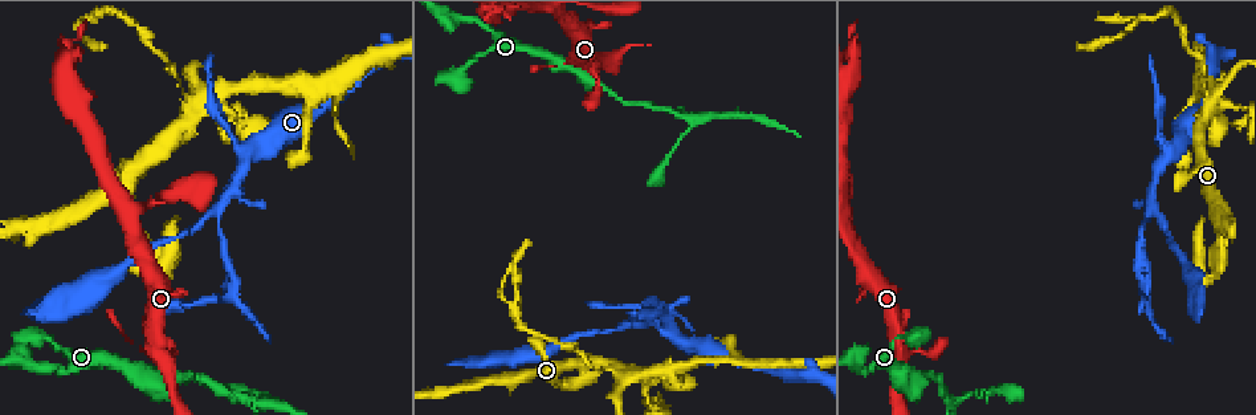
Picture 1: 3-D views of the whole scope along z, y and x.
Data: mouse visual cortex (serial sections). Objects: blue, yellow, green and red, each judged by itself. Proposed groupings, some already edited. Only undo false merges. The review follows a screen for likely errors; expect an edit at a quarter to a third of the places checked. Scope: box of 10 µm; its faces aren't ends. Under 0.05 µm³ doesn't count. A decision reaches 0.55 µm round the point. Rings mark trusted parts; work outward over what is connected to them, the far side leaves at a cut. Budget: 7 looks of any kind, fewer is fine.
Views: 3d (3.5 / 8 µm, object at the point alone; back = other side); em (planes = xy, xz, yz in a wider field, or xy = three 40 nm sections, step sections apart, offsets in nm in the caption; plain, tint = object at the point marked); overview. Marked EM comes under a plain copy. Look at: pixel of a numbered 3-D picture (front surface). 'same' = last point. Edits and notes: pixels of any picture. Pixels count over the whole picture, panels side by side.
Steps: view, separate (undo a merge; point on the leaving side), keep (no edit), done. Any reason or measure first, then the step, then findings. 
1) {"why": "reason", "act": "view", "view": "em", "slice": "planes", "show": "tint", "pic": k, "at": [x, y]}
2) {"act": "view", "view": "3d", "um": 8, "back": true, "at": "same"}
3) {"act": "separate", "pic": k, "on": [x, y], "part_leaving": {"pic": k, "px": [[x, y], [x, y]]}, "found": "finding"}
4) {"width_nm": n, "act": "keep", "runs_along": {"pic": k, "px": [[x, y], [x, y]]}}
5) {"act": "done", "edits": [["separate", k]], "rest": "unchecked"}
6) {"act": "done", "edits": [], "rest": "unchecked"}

{"why": "a narrow waist", "act": "view", "view": "3d", "um": 3.5, "pic": 1, "at": [1217, 277]}

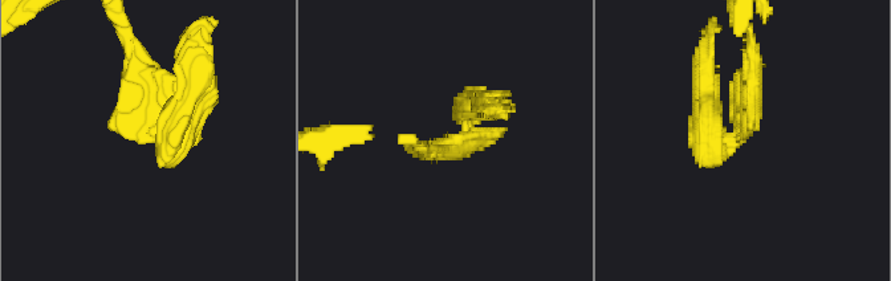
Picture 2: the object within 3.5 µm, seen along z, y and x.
{"arm_widths_nm": [300, 300], "act": "view", "view": "em", "slice": "xy", "step": 5, "show": "tint", "pic": 2, "at": [171, 136]}

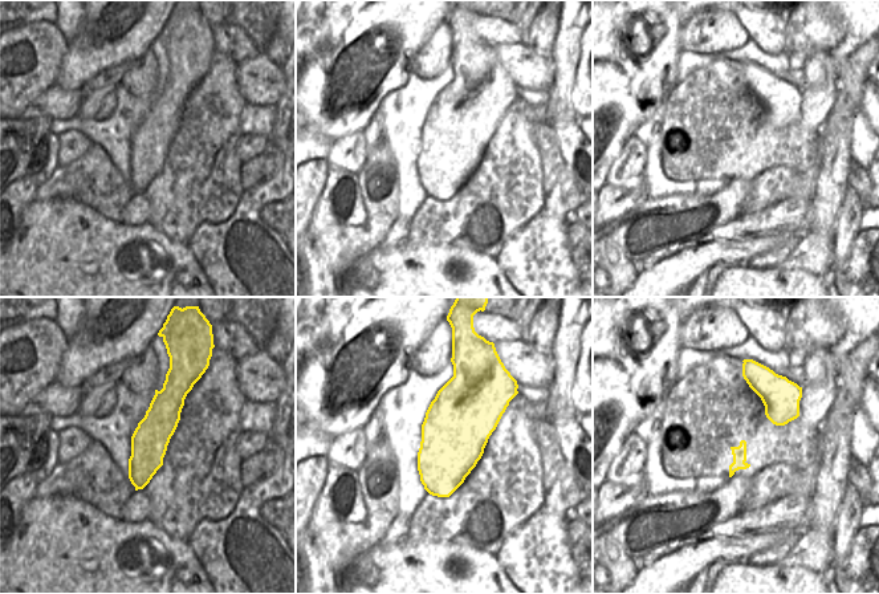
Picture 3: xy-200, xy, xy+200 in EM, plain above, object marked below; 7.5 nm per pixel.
{"act": "keep", "runs_along": {"pic": 2, "px": [[431, 149], [468, 146], [492, 101]]}, "found": "continuous, no second cell"}

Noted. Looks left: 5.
{"why": "sharp bend", "act": "view", "view": "3d", "um": 8, "pic": 1, "at": [264, 395]}

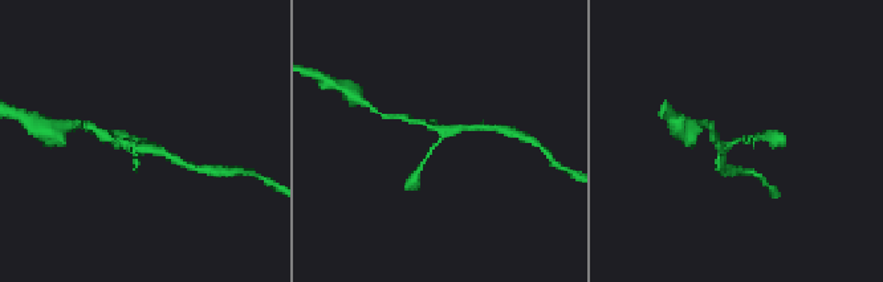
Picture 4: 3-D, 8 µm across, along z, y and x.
{"act": "view", "view": "em", "slice": "xy", "step": 1, "show": "tint", "at": "same"}

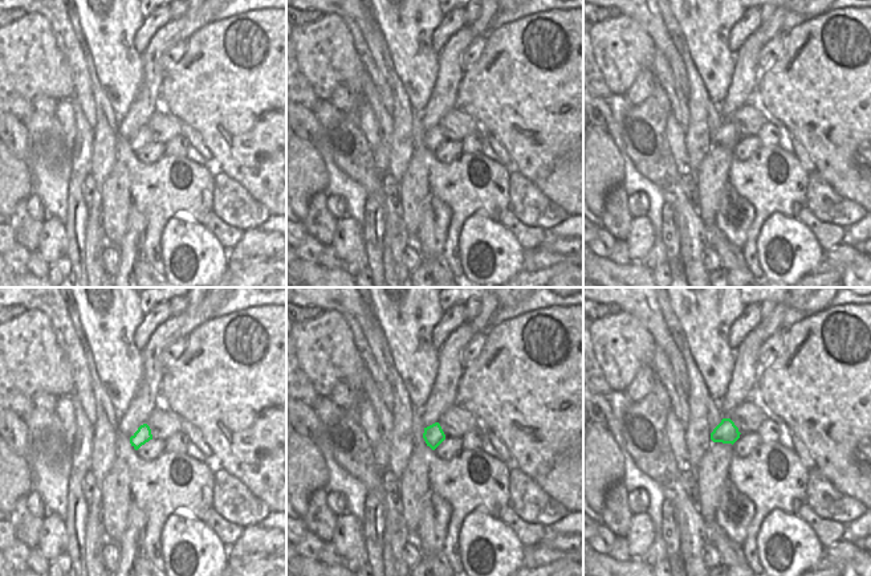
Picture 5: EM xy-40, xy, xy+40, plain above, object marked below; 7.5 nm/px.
{"arms": 3, "act": "keep", "runs_along": {"pic": 4, "px": [[418, 122], [442, 133], [419, 167]]}, "found": "continuous, no second cell"}

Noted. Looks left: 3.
{"why": "branch point", "act": "view", "view": "3d", "um": 8, "pic": 1, "at": [899, 357]}

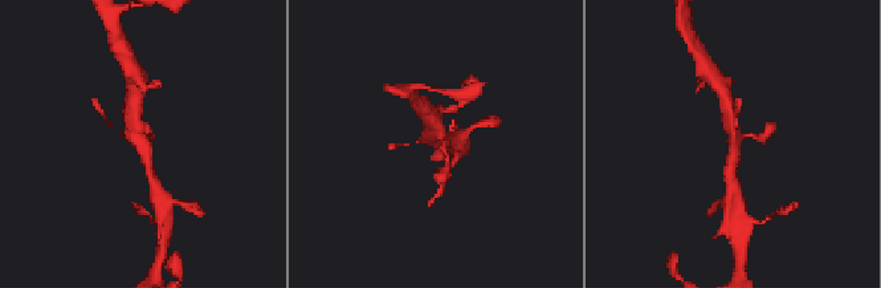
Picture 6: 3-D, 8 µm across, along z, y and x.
{"why": "closer look", "act": "view", "view": "3d", "um": 3.5, "at": "same"}

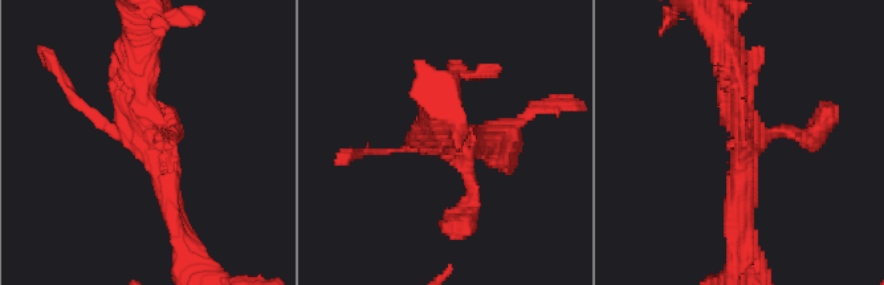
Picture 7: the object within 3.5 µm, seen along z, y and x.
{"act": "view", "view": "em", "slice": "planes", "show": "tint", "pic": 7, "at": [743, 145]}

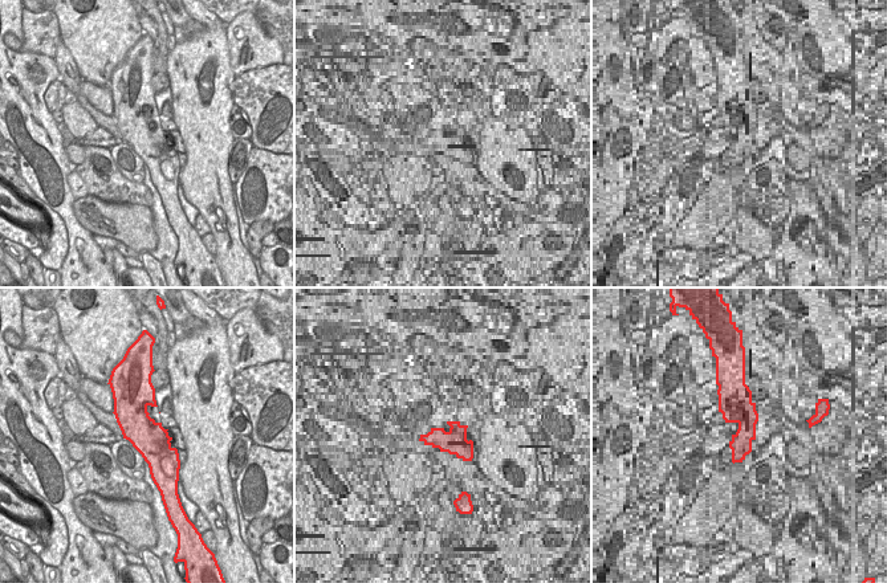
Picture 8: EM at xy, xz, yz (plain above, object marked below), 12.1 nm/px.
{"act": "keep", "runs_along": {"pic": 7, "px": [[141, 61], [141, 122], [180, 228]]}, "found": "one cell here"}

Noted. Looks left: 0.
{"act": "done", "edits": [], "rest": "unchecked"}

